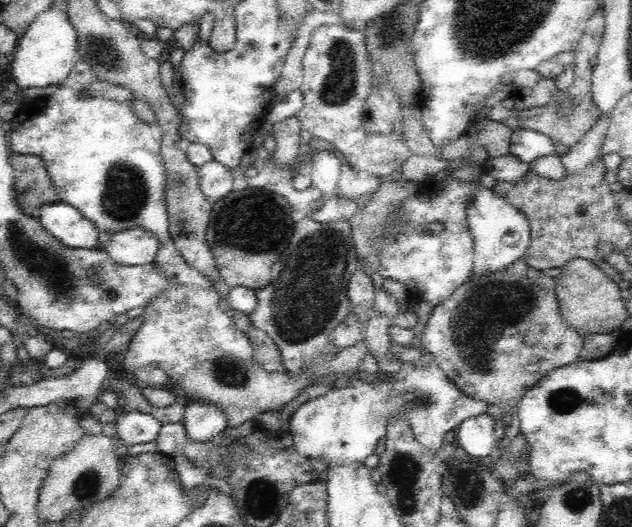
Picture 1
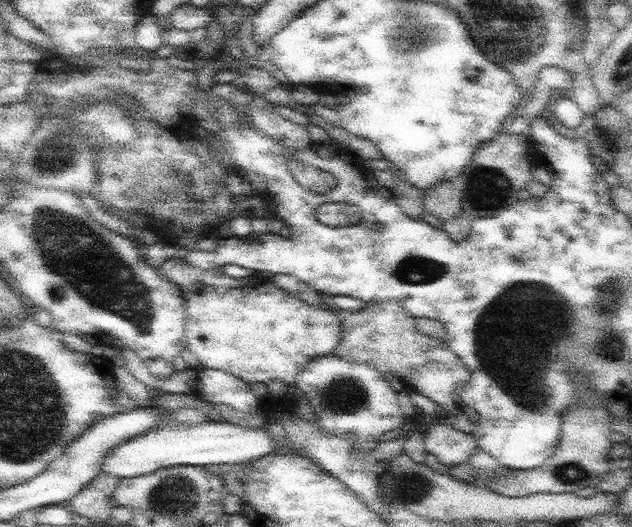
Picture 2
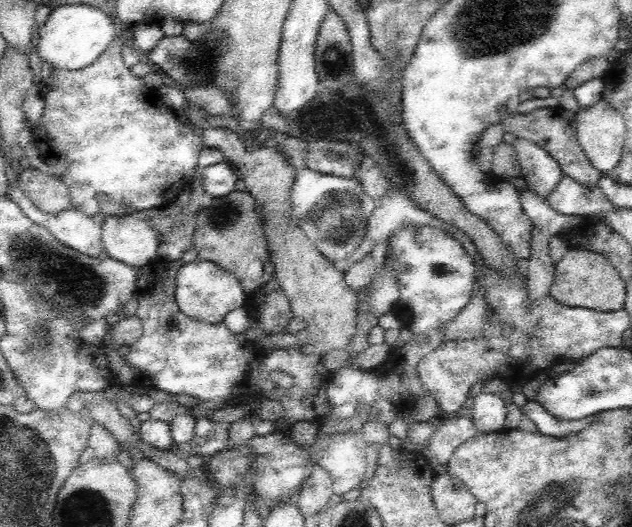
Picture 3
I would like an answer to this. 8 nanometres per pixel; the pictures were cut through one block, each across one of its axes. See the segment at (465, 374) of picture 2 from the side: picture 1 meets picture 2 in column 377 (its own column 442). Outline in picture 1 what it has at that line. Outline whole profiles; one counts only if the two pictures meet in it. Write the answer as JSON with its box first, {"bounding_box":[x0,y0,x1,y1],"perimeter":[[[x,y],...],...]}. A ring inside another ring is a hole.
{"bounding_box":[419,258,583,439],"perimeter":[[[518,258],[513,264],[510,264],[508,268],[500,270],[500,272],[494,272],[494,274],[488,274],[488,276],[470,276],[464,284],[458,286],[454,290],[454,294],[450,298],[442,301],[434,307],[432,316],[428,318],[428,322],[424,324],[424,328],[419,330],[421,333],[421,345],[425,351],[430,351],[434,355],[434,361],[438,366],[442,367],[442,371],[446,372],[448,379],[454,382],[454,385],[458,387],[458,391],[462,392],[462,395],[467,398],[474,399],[474,401],[481,401],[486,404],[498,407],[502,411],[501,423],[506,427],[505,436],[508,439],[515,438],[518,434],[521,434],[519,417],[517,416],[518,404],[521,402],[522,396],[532,386],[535,386],[542,378],[545,378],[552,370],[559,367],[566,366],[566,364],[572,364],[572,362],[580,361],[580,351],[583,347],[583,335],[572,330],[569,326],[566,326],[561,319],[559,313],[559,304],[555,293],[555,278],[546,276],[543,270],[536,270],[526,264],[523,258]]]}

